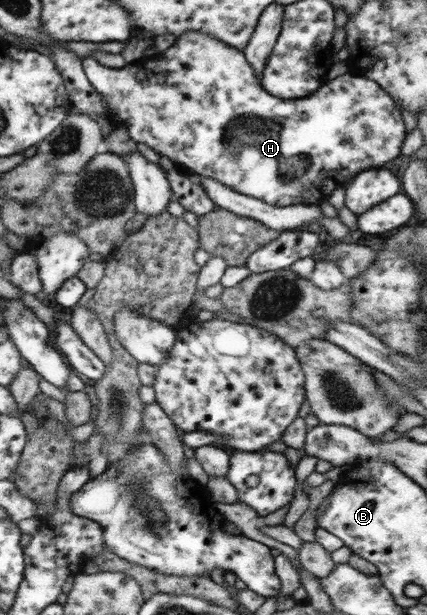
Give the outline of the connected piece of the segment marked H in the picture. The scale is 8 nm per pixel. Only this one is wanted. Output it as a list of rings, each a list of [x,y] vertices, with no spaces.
[[[188,32],[180,35],[171,47],[153,58],[143,59],[137,64],[129,64],[122,69],[110,69],[98,63],[95,59],[87,57],[83,59],[83,70],[88,82],[98,94],[105,99],[104,108],[110,112],[110,122],[115,129],[126,128],[136,144],[143,142],[159,155],[171,158],[175,164],[187,166],[202,177],[212,178],[226,187],[256,198],[276,207],[292,205],[314,205],[320,204],[326,198],[330,198],[332,188],[345,188],[357,176],[358,173],[369,168],[383,168],[385,163],[392,162],[395,158],[402,156],[400,148],[405,138],[405,124],[401,111],[397,108],[394,98],[390,97],[376,82],[368,78],[356,78],[350,73],[338,76],[334,80],[323,83],[316,93],[308,98],[298,100],[282,100],[268,95],[258,82],[257,75],[252,70],[242,51],[222,43],[221,39],[203,32]]]

